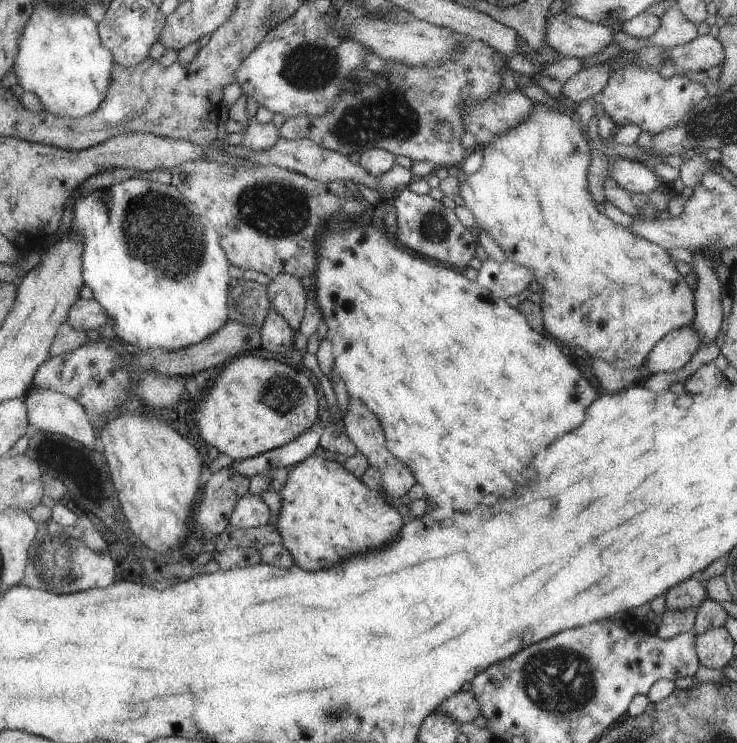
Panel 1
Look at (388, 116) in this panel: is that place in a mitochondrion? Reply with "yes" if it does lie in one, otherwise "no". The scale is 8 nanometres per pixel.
yes

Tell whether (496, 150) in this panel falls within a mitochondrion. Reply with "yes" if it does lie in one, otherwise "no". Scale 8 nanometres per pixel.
no

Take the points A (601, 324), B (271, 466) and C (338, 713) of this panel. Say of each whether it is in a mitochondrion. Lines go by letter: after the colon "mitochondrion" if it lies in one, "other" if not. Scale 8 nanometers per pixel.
A: other
B: other
C: mitochondrion

